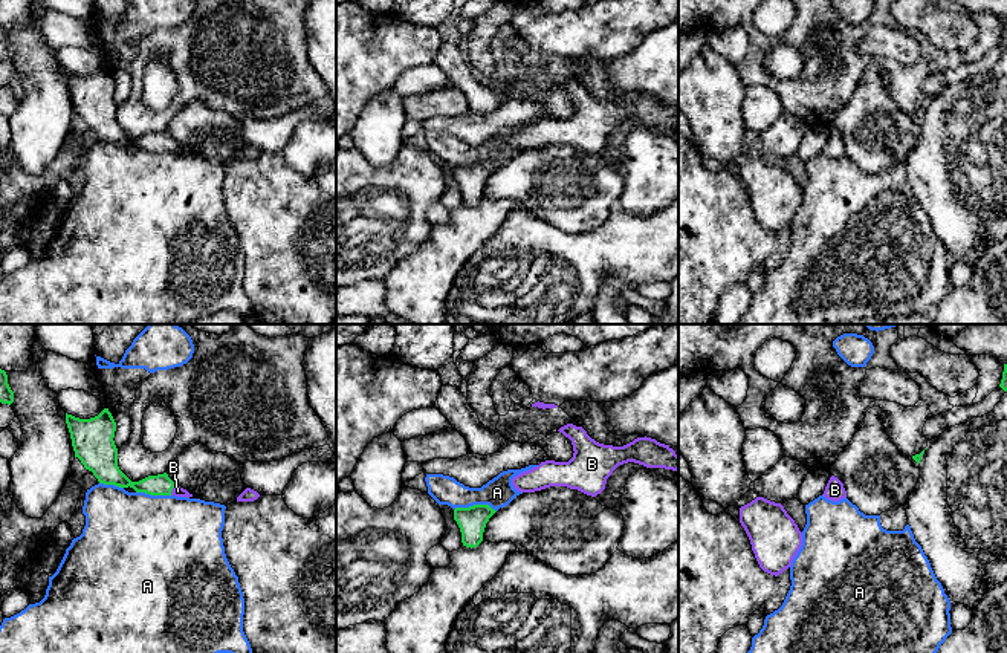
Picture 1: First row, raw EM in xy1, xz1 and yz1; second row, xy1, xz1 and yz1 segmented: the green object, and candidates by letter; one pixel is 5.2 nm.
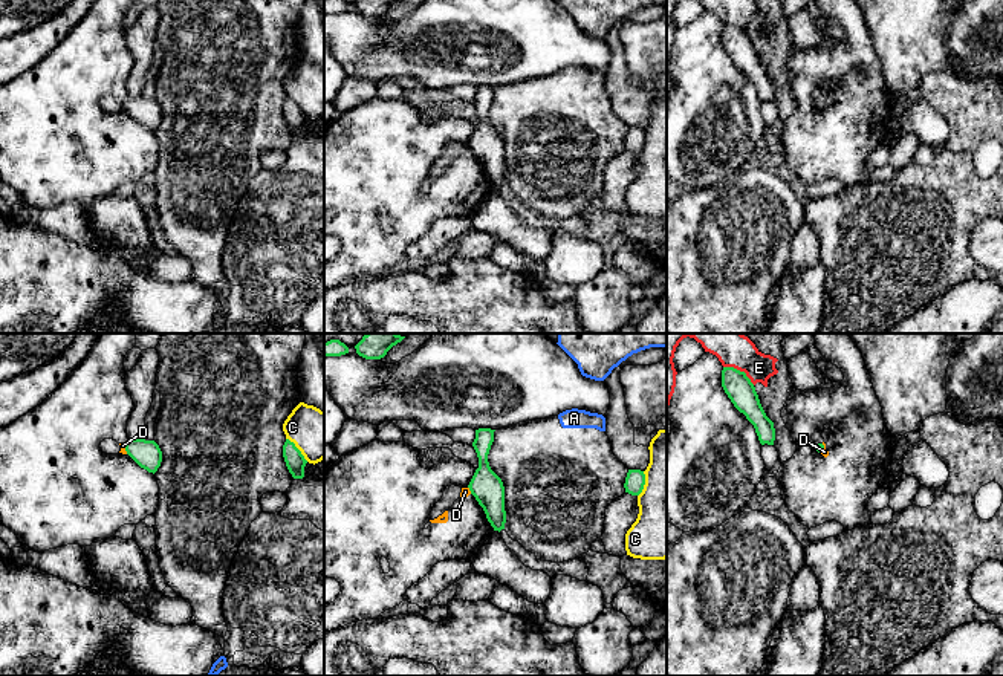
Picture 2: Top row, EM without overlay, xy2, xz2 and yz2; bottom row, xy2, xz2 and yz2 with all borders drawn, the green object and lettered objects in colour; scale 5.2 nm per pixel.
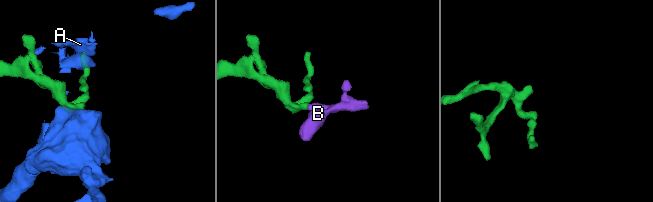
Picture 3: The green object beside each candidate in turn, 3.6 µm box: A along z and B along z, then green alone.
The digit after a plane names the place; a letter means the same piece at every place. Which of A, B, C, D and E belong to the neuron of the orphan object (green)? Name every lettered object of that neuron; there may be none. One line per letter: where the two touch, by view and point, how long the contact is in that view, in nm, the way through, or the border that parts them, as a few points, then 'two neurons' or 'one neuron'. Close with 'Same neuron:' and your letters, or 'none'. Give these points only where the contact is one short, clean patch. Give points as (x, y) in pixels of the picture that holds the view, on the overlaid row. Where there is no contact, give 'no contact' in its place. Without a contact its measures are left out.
A: meets green in xz1 at (475, 505); contact 220 nm long; two neurons
B: meets green in xy1 at (171, 490); contact 70 nm long; runs through xy1 (155, 485), (164, 485), (171, 490), (178, 491); one neuron
C: meets green in xy2 at (297, 448); contact 170 nm long; border along xy2 (286, 438), (308, 461); two neurons
D: meets green in xy2 at (126, 448); contact 60 nm long; border along xy2 (124, 444), (127, 453); two neurons
E: meets green in yz2 at (739, 370); contact 190 nm long; border along yz2 (723, 366), (742, 370), (754, 384); two neurons
Same neuron: B

